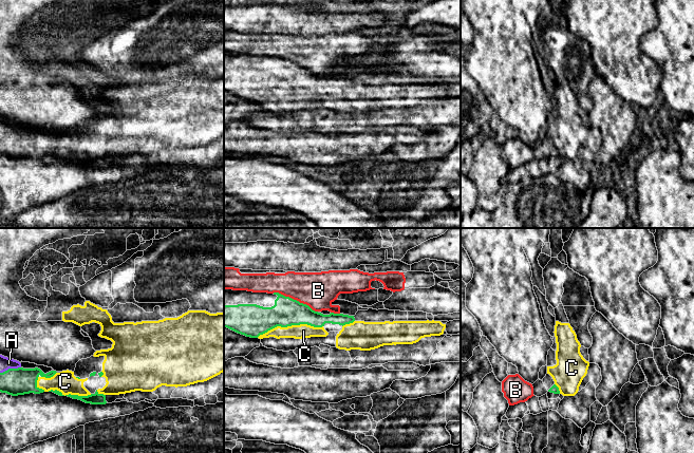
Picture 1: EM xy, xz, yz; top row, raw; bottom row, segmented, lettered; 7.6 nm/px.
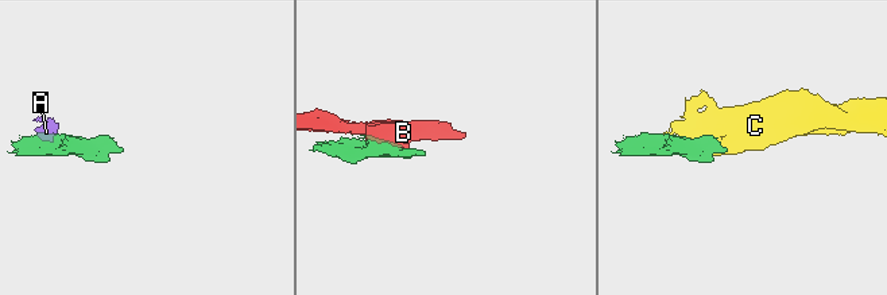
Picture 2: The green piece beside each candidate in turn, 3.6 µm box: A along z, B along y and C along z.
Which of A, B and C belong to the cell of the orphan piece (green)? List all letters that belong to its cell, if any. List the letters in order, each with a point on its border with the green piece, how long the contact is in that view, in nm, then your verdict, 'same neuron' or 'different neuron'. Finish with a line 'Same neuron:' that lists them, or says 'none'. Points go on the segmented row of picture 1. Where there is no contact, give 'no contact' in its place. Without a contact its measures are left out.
A: xy (10, 369) | 170 nm | same neuron
B: xz (295, 300) | 380 nm | different neuron
C: xz (289, 325) | 500 nm | same neuron
Same neuron: A, C

